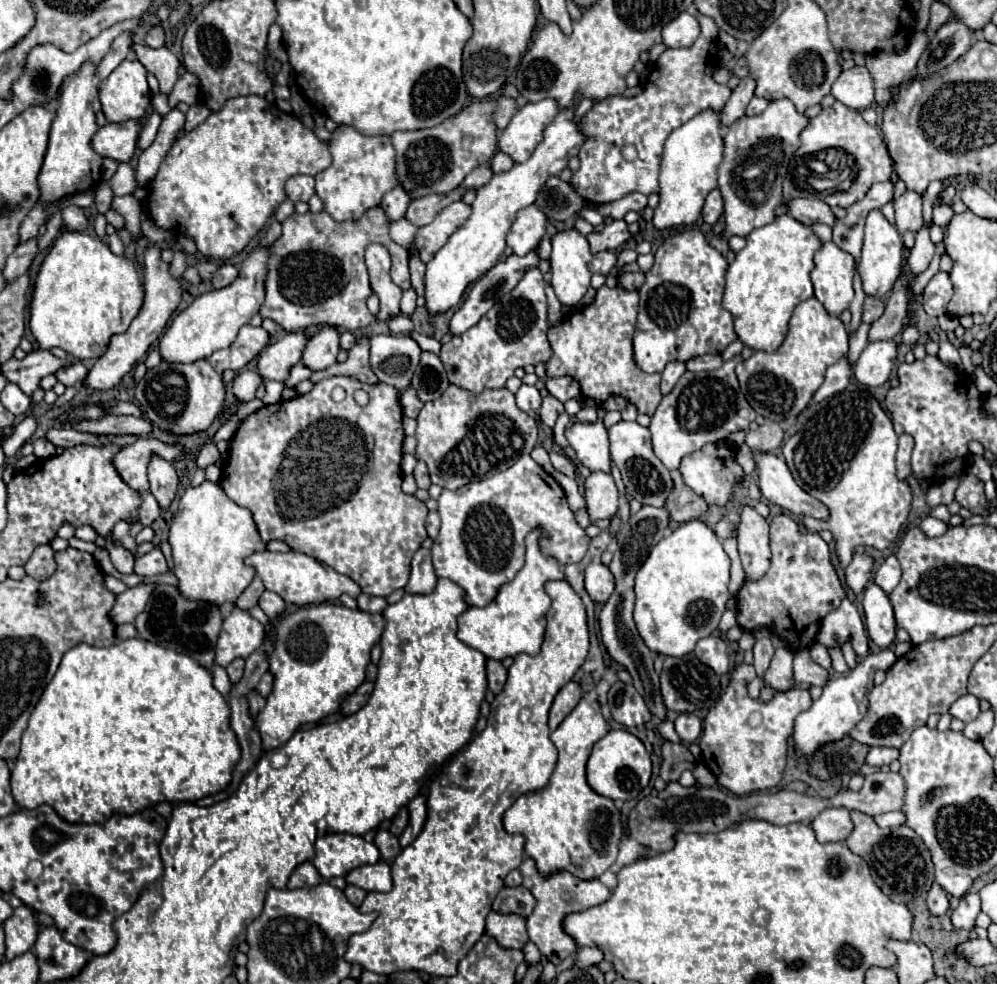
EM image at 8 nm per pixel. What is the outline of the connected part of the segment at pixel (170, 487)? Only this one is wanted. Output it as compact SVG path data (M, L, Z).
M152 456L152 462L148 466L148 482L150 494L158 500L158 506L162 510L168 510L178 492L178 476L174 466L158 456Z

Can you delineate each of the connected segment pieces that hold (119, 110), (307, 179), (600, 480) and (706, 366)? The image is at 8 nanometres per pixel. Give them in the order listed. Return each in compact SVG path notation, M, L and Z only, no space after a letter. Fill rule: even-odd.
M124 60L98 86L102 112L108 122L124 122L128 118L144 118L150 104L150 88L146 68L136 60Z
M292 176L286 180L286 196L292 202L308 202L314 194L314 178L312 176Z
M592 472L584 480L584 498L588 504L590 520L614 516L618 510L618 488L612 474Z
M706 354L706 356L698 356L698 358L692 358L686 362L688 364L688 370L714 370L714 368L720 368L724 364L722 360L722 354Z

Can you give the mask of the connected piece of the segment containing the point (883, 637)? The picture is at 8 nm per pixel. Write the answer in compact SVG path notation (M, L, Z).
M870 584L864 592L864 616L866 616L866 630L870 640L878 648L888 648L896 640L896 622L888 594Z

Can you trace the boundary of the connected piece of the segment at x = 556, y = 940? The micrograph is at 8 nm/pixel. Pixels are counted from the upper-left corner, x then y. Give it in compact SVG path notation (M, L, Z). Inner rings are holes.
M524 858L524 862L520 864L520 874L524 878L524 886L532 892L532 896L536 898L536 906L534 912L528 916L528 936L530 940L538 946L538 950L554 964L558 966L562 960L566 960L570 954L576 952L576 942L564 932L562 928L562 920L566 914L572 912L582 912L588 910L592 906L598 906L602 902L608 900L610 890L600 882L600 880L580 880L576 876L572 876L570 872L558 870L554 874L542 876L534 864L532 858Z

